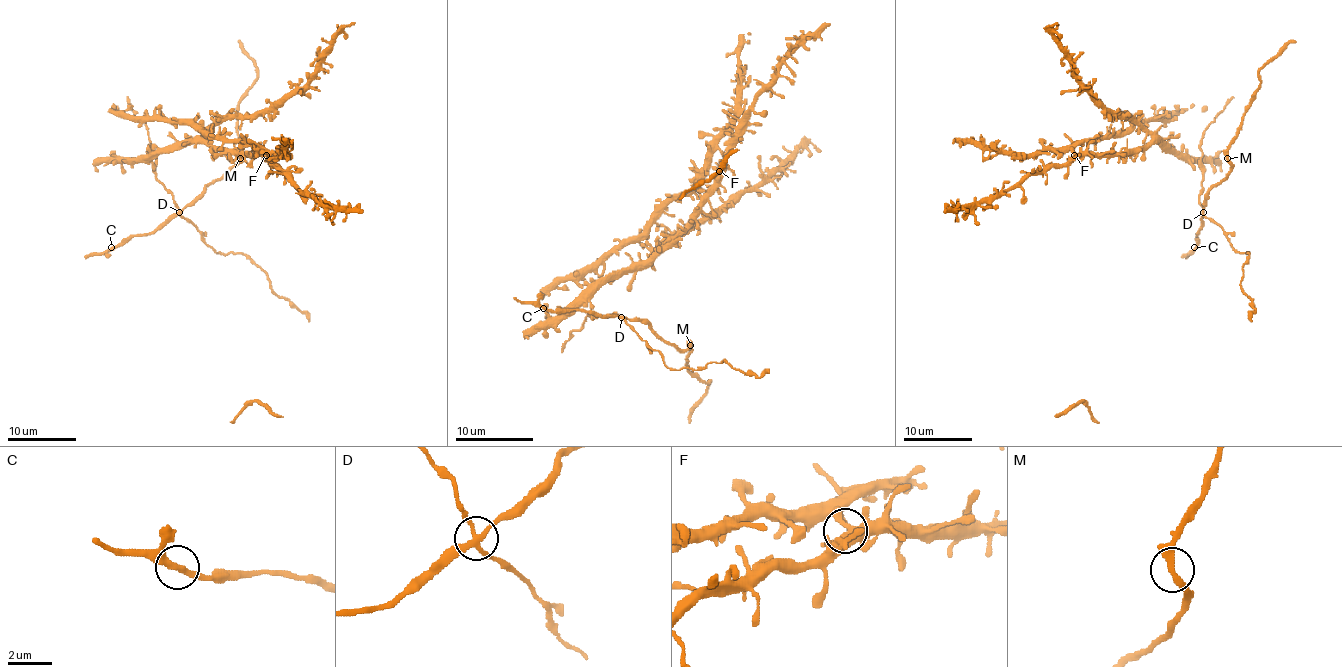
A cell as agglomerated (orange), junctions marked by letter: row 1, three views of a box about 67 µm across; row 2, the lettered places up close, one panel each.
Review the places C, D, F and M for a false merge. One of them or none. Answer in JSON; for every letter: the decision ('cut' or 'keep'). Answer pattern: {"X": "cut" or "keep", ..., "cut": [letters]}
{"C": "keep", "D": "cut", "F": "keep", "M": "keep", "cut": ["D"]}

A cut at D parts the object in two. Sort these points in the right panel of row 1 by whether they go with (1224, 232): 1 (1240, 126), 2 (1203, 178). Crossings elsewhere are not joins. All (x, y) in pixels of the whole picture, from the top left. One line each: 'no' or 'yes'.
1: no
2: yes

